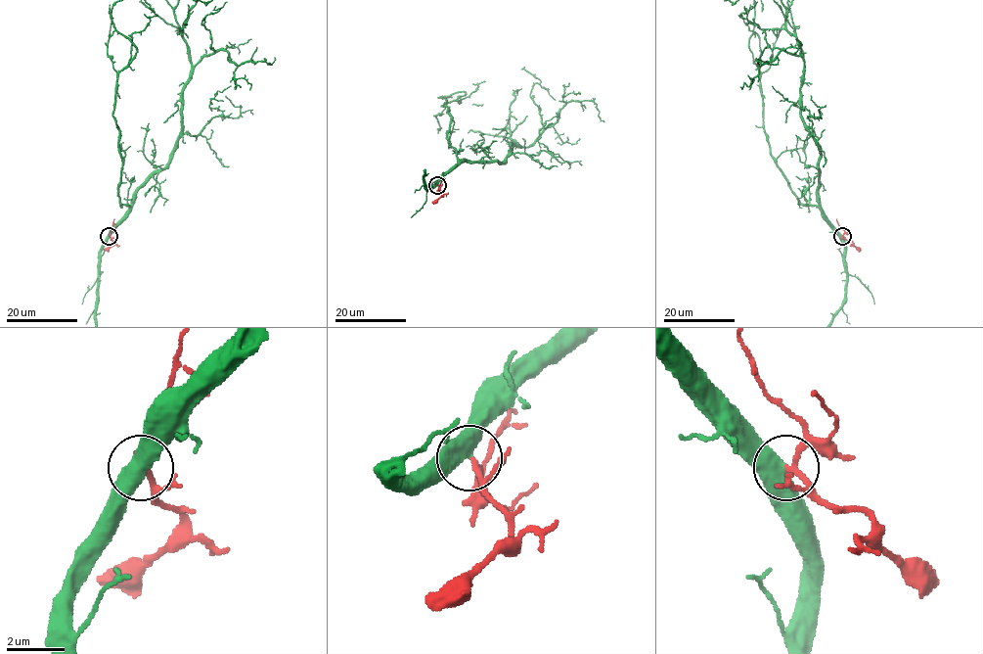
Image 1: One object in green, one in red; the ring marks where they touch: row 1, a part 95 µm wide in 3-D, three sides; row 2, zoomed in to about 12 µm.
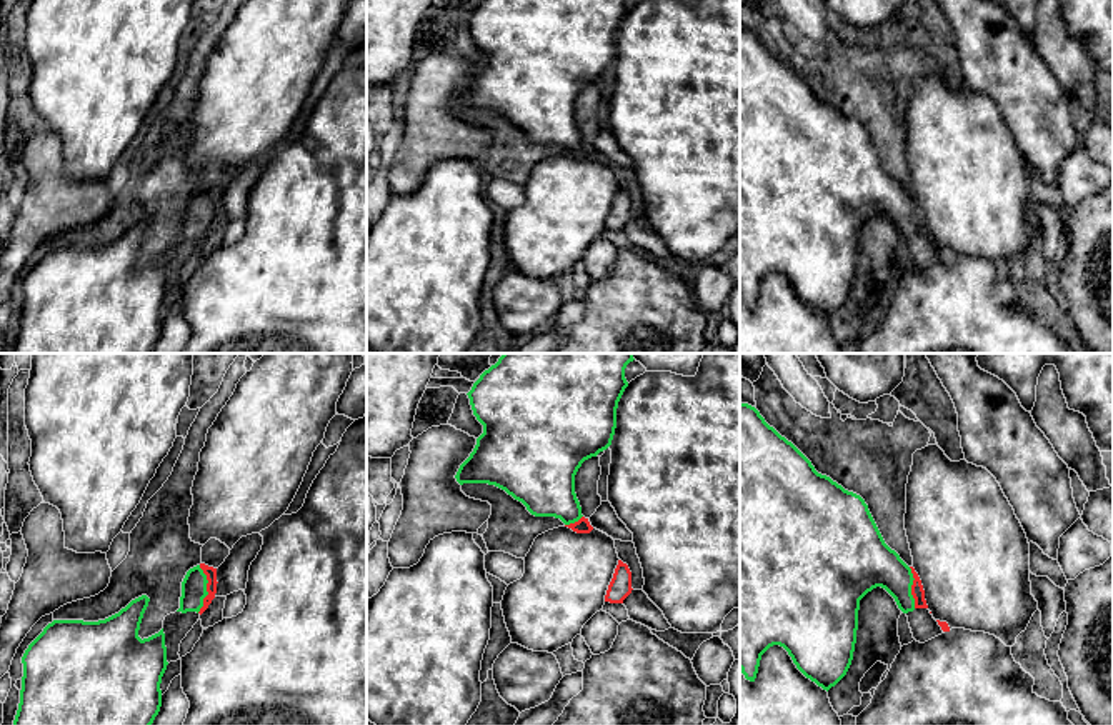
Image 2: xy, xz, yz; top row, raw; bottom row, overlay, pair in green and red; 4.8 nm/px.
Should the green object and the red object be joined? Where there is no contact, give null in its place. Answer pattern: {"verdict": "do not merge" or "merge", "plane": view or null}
{"verdict": "merge", "plane": "xy"}

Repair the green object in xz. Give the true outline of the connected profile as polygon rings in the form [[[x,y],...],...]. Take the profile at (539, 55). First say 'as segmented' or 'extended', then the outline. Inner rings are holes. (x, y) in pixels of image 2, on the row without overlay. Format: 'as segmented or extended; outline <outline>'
extended; outline [[[482,0],[467,22],[483,60],[460,92],[457,108],[495,112],[522,128],[532,142],[555,143],[576,160],[590,160],[593,153],[581,142],[575,102],[585,87],[611,72],[618,28],[626,13],[625,0]]]

